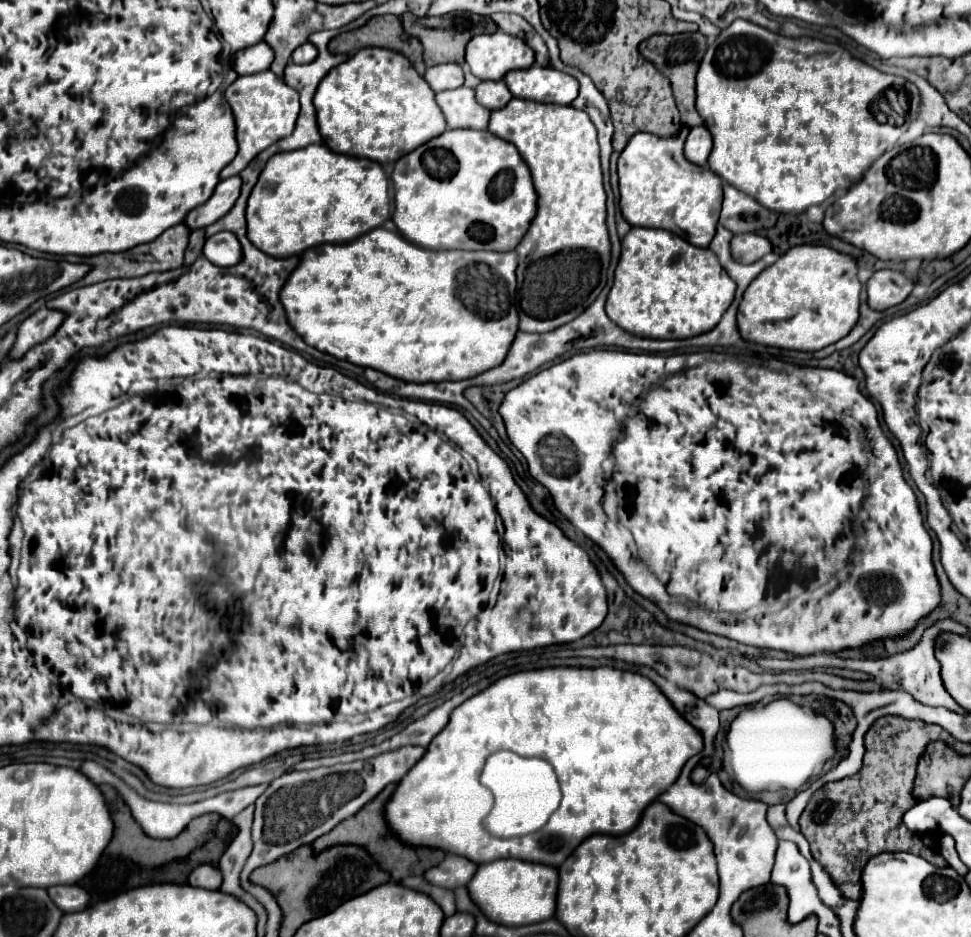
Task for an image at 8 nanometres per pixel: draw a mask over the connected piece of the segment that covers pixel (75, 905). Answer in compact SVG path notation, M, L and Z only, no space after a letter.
M54 885L48 889L52 901L64 911L64 913L74 913L80 909L88 907L88 891L80 885Z

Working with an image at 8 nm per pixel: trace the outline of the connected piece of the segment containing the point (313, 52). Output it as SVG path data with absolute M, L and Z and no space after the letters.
M304 43L292 53L292 61L294 63L312 63L316 59L316 55L318 55L318 49L312 43Z

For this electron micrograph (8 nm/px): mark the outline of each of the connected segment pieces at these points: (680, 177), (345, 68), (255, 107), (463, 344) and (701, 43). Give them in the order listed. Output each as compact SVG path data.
M686 129L668 139L652 137L652 133L636 133L628 141L618 159L620 211L632 227L666 229L696 247L708 247L720 217L722 179L684 157L684 137Z
M382 47L360 49L348 61L332 69L328 77L320 81L314 93L314 107L318 129L328 149L352 157L366 157L376 163L394 163L402 155L414 151L416 147L434 139L446 129L446 121L434 101L434 91L430 89L426 79L420 77L416 69L412 69L412 63L404 55Z
M270 69L254 73L254 75L238 77L226 89L224 95L226 95L226 101L232 107L232 113L236 119L236 141L238 141L238 155L220 173L222 179L228 179L232 175L238 175L260 151L264 151L272 143L276 143L292 133L298 111L300 111L300 103L298 103L298 91L288 87Z
M372 229L372 233L364 233L364 237L358 237L352 243L344 245L318 245L316 249L308 249L300 255L300 265L292 271L292 277L284 283L284 289L280 289L280 303L286 309L288 323L292 329L308 343L310 347L316 347L318 351L330 353L338 359L350 361L354 365L362 367L374 367L382 373L388 373L396 379L414 381L414 383L428 383L428 381L448 381L448 379L468 379L482 371L492 369L494 365L500 365L508 353L510 343L514 341L514 335L518 331L518 311L516 311L516 265L518 255L514 251L496 253L496 251L430 251L422 249L410 241L406 241L400 233L386 231L386 229Z
M680 33L680 35L652 35L650 39L640 43L640 53L644 59L652 61L656 65L656 69L660 73L664 73L670 83L672 83L672 91L676 97L676 105L680 109L682 121L688 127L696 127L702 125L702 119L694 107L694 99L696 99L696 71L698 71L698 63L702 59L702 55L706 53L706 37L702 33Z

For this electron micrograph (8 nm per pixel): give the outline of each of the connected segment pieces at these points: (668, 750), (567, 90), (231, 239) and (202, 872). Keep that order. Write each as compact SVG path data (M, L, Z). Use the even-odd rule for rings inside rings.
M546 667L546 669L520 671L520 673L498 679L488 689L484 689L482 693L470 697L468 701L464 701L460 707L456 707L452 711L446 729L434 737L434 741L430 743L426 755L416 765L416 769L408 771L408 775L400 781L398 789L394 791L390 801L386 803L386 821L406 843L442 847L448 853L462 855L462 857L466 857L470 861L476 861L476 863L488 863L488 861L496 861L500 857L516 857L516 859L522 859L522 861L536 861L536 863L544 863L544 865L562 865L564 859L568 857L568 853L572 853L576 849L576 845L580 845L582 839L586 839L586 837L590 837L594 833L620 835L620 833L632 831L636 827L636 821L640 821L642 811L676 783L676 779L680 777L680 771L686 765L686 761L690 757L698 755L702 749L704 749L704 737L700 737L700 731L692 729L692 725L688 725L688 721L684 721L684 717L680 717L680 713L676 713L676 709L672 709L672 703L668 701L668 697L664 697L664 693L660 693L660 689L656 689L656 685L652 685L652 681L648 681L648 677L640 677L640 673L612 669L612 667L594 667L594 669L590 669L590 667ZM500 749L510 749L514 753L520 753L522 757L546 759L556 769L556 775L558 775L564 797L562 797L560 807L548 819L548 823L542 829L538 829L536 833L530 833L530 835L524 835L524 837L500 839L500 837L490 835L482 827L482 821L490 812L493 803L488 789L484 789L484 785L481 785L478 779L480 779L480 771L484 767L486 757L500 751Z
M540 65L510 71L504 77L504 83L514 97L530 99L536 103L570 105L578 95L578 81L574 77Z
M220 231L220 233L212 235L212 237L208 237L206 243L204 243L202 253L204 253L204 257L208 261L212 261L218 267L236 265L242 259L240 241L230 231Z
M200 865L196 867L190 877L188 883L194 887L202 887L202 889L220 889L220 869L212 867L212 865Z

